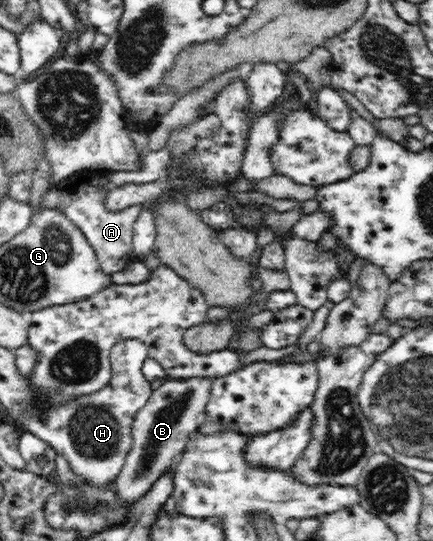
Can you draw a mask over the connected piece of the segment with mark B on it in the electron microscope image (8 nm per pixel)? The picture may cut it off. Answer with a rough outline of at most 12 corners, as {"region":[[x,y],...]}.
{"region":[[213,377],[169,379],[138,410],[114,490],[144,496],[187,443]]}

